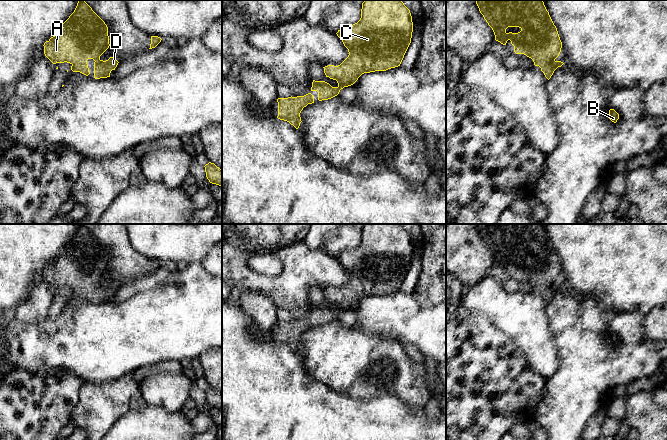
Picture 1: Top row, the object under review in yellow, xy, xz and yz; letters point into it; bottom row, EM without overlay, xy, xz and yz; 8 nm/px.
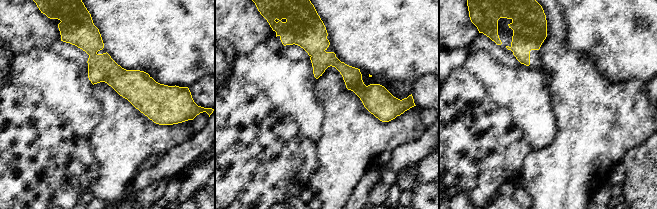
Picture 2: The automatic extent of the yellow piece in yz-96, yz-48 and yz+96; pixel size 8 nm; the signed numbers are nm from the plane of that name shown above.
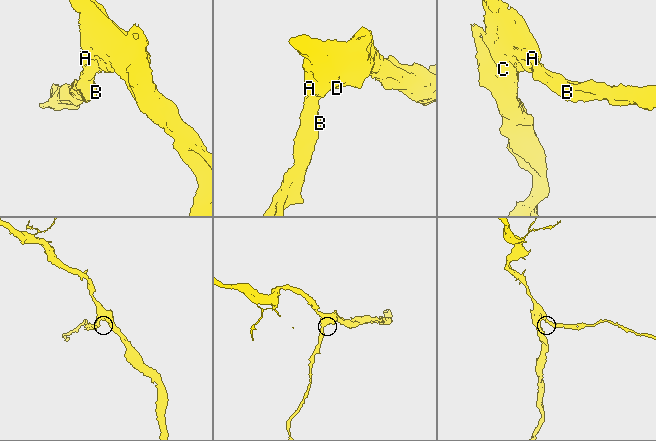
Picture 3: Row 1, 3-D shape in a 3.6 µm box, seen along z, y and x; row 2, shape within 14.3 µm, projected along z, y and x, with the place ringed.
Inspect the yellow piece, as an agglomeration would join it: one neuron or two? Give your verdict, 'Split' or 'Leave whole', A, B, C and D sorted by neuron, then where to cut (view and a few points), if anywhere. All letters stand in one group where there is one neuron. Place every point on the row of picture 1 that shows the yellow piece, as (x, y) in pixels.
Leave whole. Groups: A B C D. No split

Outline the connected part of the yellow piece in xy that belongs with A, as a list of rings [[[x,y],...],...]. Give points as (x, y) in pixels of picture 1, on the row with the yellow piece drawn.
[[[79,0],[74,12],[62,24],[62,30],[44,43],[44,54],[53,63],[70,63],[73,72],[80,72],[86,76],[90,74],[87,60],[93,59],[94,78],[110,77],[112,70],[118,65],[114,57],[103,61],[100,56],[109,48],[108,27],[105,22],[84,1]]]

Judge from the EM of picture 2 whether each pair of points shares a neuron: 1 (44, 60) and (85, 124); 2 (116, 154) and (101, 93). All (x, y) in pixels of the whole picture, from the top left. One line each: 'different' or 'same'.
1: same
2: same

